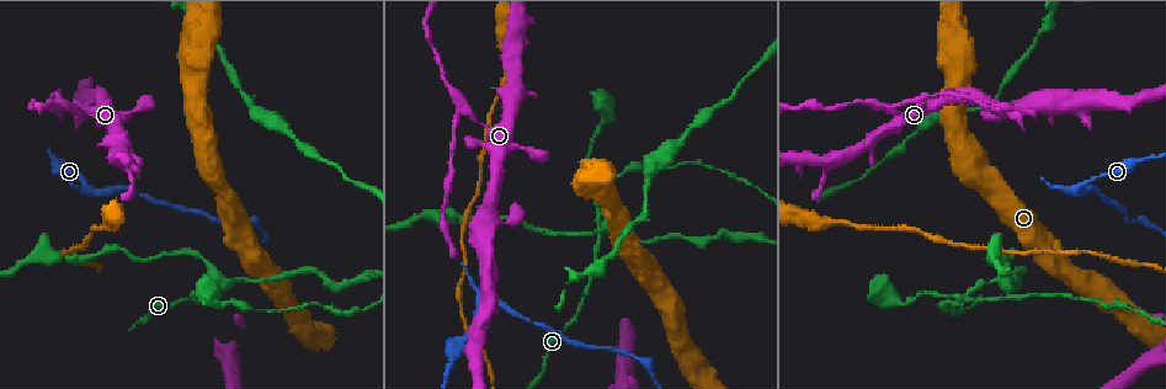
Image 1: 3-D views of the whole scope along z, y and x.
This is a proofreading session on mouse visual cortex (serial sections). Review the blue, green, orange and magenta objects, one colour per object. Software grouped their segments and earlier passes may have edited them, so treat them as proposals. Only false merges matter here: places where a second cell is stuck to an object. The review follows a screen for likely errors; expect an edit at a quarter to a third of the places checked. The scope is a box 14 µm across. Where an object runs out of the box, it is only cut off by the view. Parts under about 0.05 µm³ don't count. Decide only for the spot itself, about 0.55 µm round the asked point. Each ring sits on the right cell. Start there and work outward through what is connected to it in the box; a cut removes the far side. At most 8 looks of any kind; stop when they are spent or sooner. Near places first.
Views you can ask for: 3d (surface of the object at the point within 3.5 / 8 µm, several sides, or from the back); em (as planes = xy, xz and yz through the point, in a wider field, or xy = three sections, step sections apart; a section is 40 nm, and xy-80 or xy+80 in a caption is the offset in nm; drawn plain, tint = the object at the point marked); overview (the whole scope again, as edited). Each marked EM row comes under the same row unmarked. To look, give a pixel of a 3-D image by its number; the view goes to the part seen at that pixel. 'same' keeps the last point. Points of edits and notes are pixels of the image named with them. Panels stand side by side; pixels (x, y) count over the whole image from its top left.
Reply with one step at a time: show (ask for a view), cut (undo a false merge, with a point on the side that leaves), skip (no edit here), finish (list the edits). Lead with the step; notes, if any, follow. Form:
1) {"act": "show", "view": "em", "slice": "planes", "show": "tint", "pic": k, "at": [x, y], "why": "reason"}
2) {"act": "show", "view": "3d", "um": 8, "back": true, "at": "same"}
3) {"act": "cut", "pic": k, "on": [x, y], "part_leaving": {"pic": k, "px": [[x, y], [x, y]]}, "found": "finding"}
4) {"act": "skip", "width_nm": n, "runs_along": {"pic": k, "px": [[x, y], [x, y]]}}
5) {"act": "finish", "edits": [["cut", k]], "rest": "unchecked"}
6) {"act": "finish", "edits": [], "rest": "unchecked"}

{"act": "show", "view": "3d", "um": 3.5, "pic": 1, "at": [969, 298], "why": "four or more arms meet"}

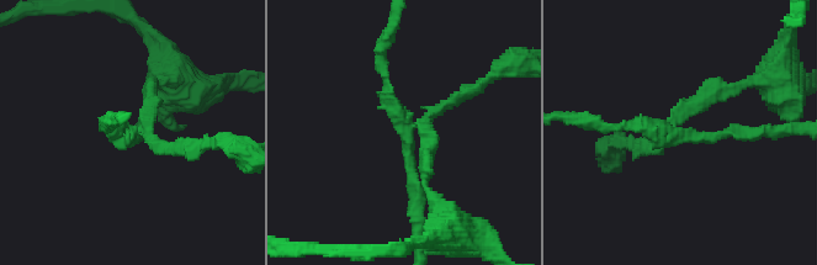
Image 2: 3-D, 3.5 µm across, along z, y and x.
{"act": "show", "view": "em", "slice": "xy", "step": 2, "show": "tint", "pic": 2, "at": [406, 128]}

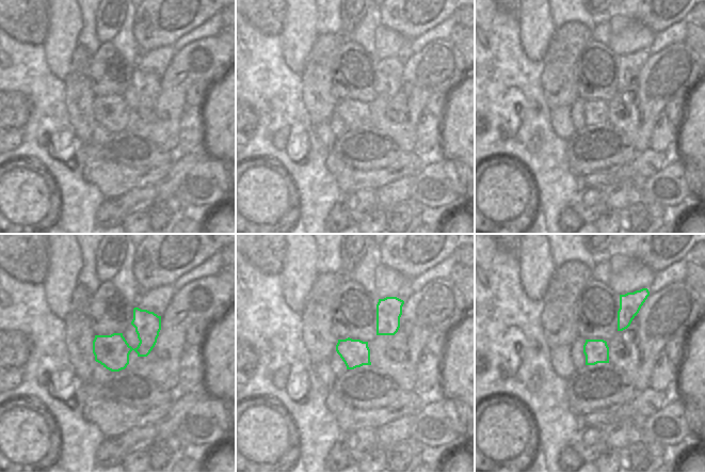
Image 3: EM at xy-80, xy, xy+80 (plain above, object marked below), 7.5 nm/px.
{"act": "cut", "pic": 2, "on": [169, 149], "width_nm": 200, "part_leaving": {"pic": 2, "px": [[139, 130], [150, 88], [170, 80]]}, "found": "two cells meet here"}

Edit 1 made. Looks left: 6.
{"act": "show", "view": "3d", "um": 8, "back": true, "pic": 1, "at": [89, 190], "why": "branch point"}

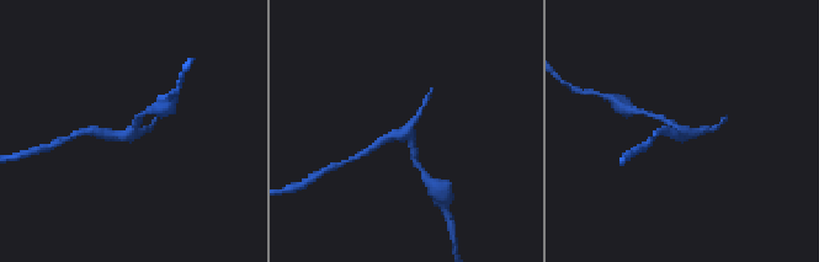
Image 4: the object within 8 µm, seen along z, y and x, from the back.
{"act": "show", "view": "em", "slice": "xy", "step": 2, "show": "tint", "pic": 4, "at": [405, 136]}

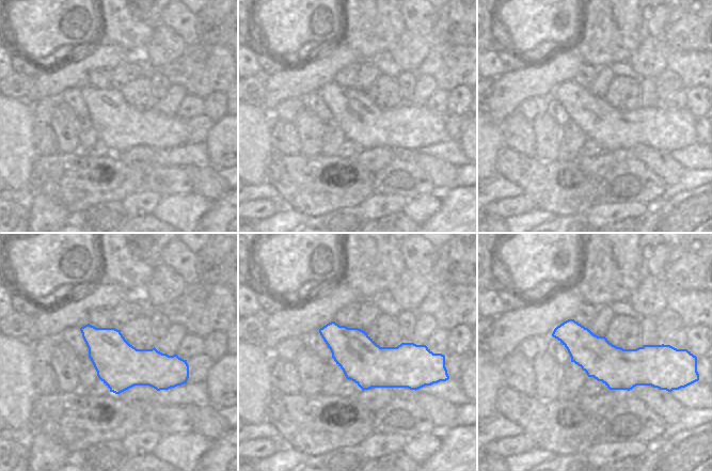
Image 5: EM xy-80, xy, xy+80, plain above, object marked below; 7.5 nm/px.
{"act": "skip", "width_nm": 340, "runs_along": {"pic": 5, "px": [[555, 333], [605, 362], [666, 362]]}, "found": "all the same cell"}

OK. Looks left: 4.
{"act": "show", "view": "em", "slice": "xy", "step": 1, "show": "tint", "pic": 1, "at": [468, 113], "why": "two arms in line, one across"}

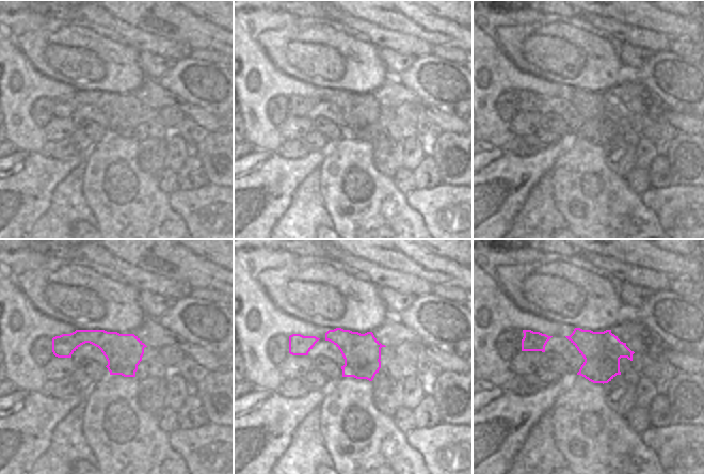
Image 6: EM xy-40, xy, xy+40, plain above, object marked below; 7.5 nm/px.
{"act": "show", "view": "3d", "um": 3.5, "at": "same"}

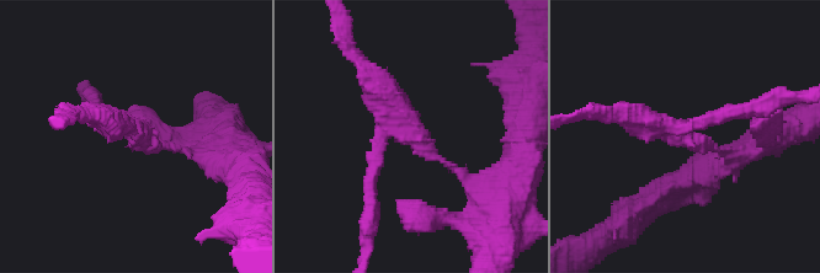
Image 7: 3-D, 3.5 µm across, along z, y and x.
{"act": "cut", "pic": 7, "on": [686, 128], "arms": 3, "part_leaving": {"pic": 7, "px": [[687, 134], [679, 123], [751, 108]]}, "found": "a second cell is stuck on"}

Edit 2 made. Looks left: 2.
{"act": "finish", "edits": [["cut", 2], ["cut", 7]], "rest": "unchecked"}

